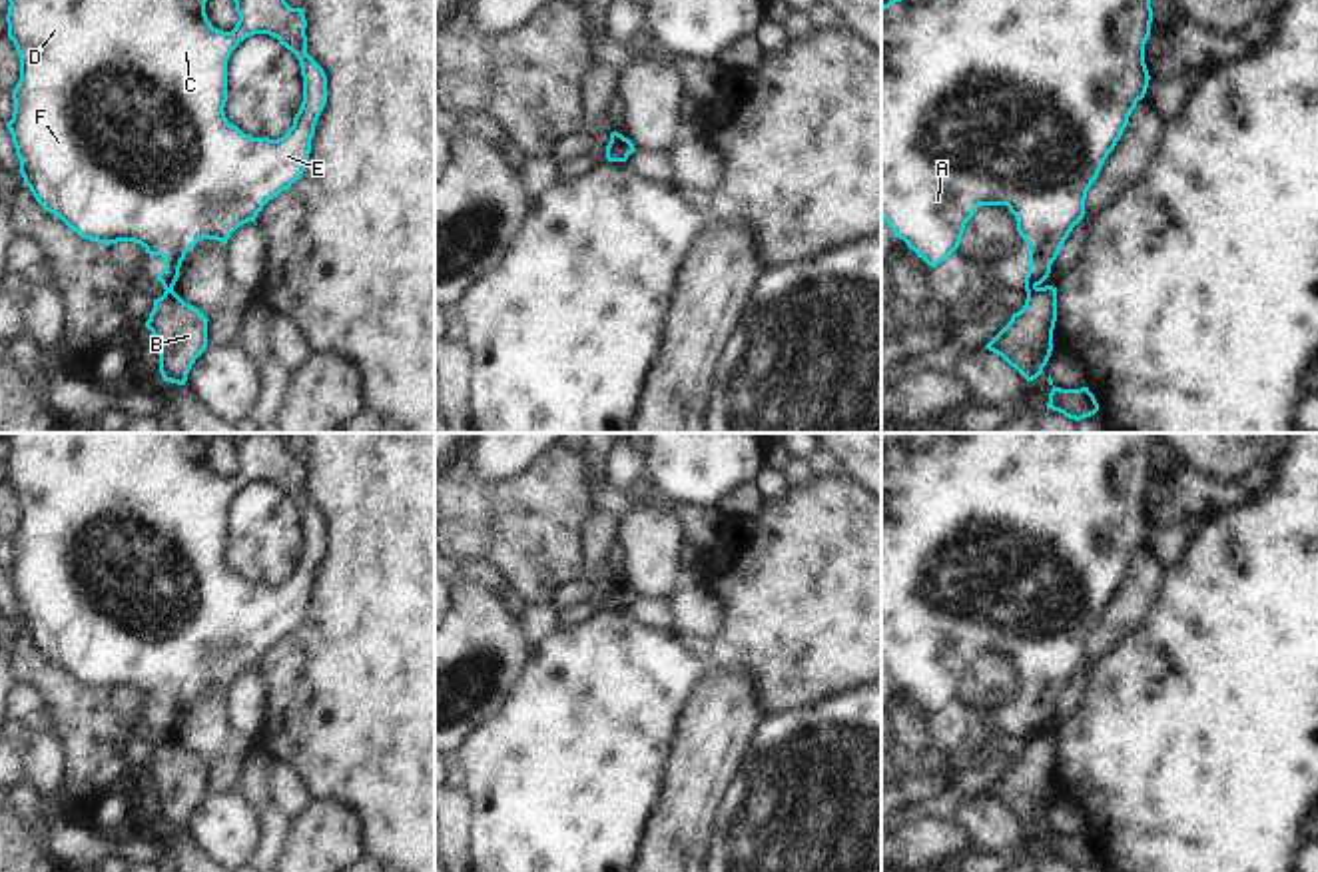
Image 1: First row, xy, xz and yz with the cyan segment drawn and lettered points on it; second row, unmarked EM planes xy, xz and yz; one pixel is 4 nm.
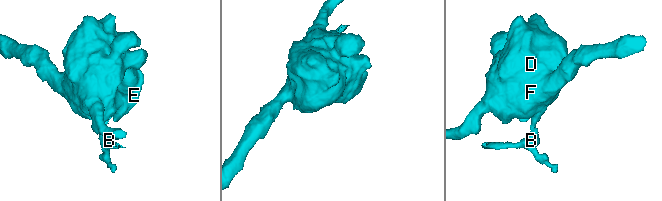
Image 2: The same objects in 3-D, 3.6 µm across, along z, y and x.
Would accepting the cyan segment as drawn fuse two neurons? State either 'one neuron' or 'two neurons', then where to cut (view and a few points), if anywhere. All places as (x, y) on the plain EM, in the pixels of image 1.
two neurons | yz (1035, 733), (1027, 739)

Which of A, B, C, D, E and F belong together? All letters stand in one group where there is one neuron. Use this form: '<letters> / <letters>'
A C D E F / B

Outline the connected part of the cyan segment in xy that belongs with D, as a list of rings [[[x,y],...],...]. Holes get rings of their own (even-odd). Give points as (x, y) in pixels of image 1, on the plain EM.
[[[8,433],[6,441],[10,449],[6,461],[8,485],[14,489],[20,503],[20,527],[12,539],[14,559],[6,573],[20,607],[18,619],[24,625],[24,633],[30,635],[32,643],[46,658],[60,664],[78,682],[106,692],[134,688],[140,690],[146,700],[162,702],[165,714],[158,720],[158,728],[165,738],[173,736],[185,700],[199,686],[217,686],[225,692],[239,672],[255,668],[257,660],[269,647],[277,645],[283,637],[289,637],[291,631],[303,623],[311,601],[315,571],[327,551],[327,523],[307,501],[307,467],[303,455],[291,455],[285,449],[283,437],[277,437],[275,433]],[[217,437],[227,439],[235,449],[239,467],[231,479],[217,477],[207,467],[205,449]],[[253,481],[269,481],[277,485],[279,491],[291,497],[301,511],[303,549],[293,565],[293,573],[277,587],[243,581],[237,573],[227,569],[223,559],[227,549],[227,507],[231,499]]]

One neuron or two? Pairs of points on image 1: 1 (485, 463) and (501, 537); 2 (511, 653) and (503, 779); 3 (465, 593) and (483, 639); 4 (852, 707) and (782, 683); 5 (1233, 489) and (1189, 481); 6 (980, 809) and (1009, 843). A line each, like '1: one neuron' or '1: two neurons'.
1: two neurons
2: two neurons
3: one neuron
4: two neurons
5: one neuron
6: one neuron

